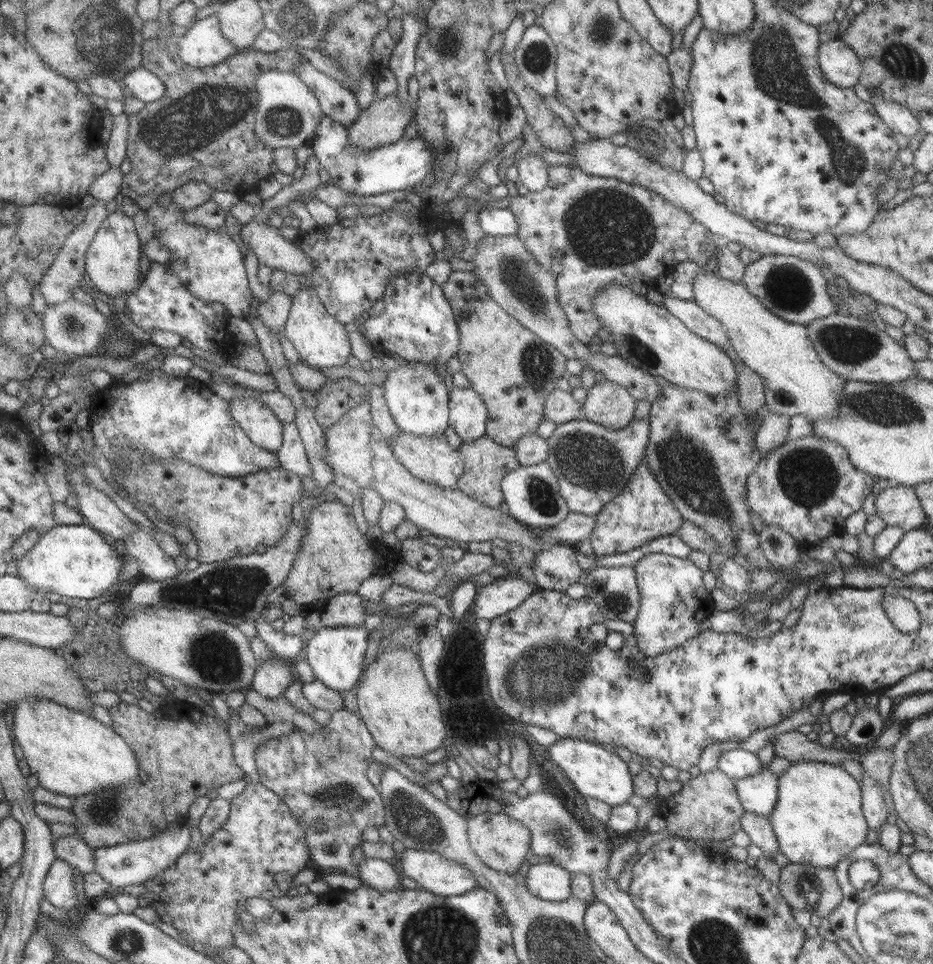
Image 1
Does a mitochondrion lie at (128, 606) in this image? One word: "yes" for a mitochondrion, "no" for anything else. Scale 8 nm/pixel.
no

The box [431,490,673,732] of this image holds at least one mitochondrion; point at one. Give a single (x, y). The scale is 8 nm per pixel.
(540, 675)

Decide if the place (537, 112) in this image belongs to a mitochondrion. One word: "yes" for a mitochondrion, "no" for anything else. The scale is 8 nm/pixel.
no

